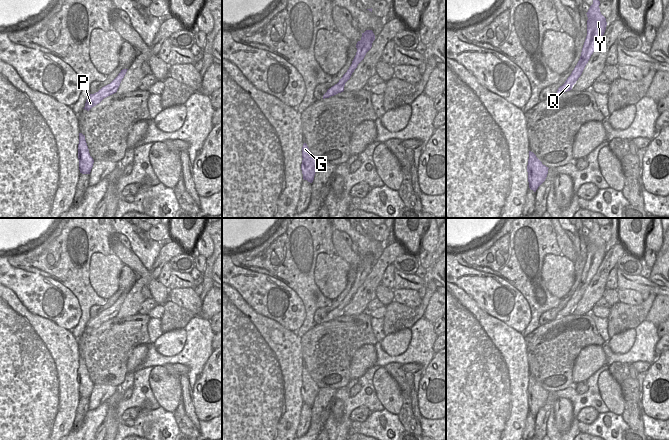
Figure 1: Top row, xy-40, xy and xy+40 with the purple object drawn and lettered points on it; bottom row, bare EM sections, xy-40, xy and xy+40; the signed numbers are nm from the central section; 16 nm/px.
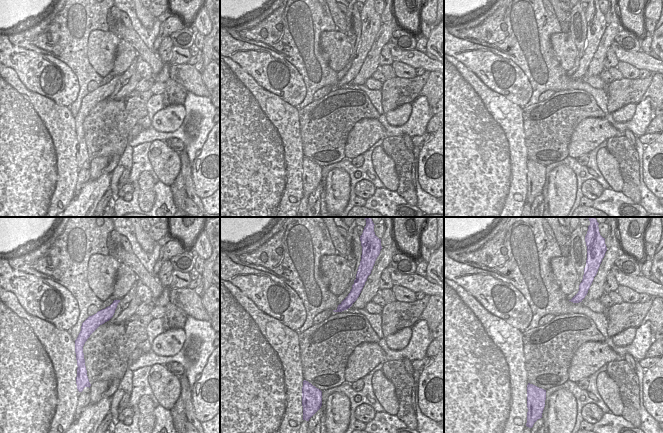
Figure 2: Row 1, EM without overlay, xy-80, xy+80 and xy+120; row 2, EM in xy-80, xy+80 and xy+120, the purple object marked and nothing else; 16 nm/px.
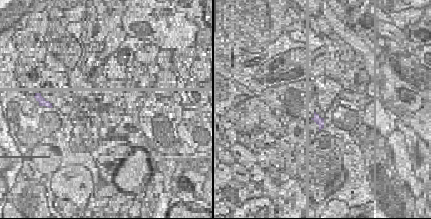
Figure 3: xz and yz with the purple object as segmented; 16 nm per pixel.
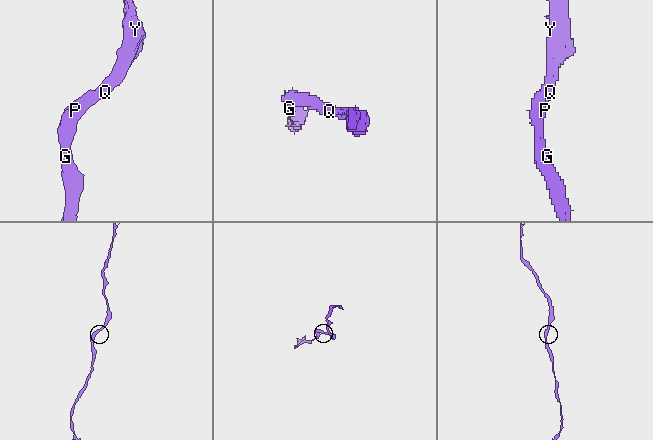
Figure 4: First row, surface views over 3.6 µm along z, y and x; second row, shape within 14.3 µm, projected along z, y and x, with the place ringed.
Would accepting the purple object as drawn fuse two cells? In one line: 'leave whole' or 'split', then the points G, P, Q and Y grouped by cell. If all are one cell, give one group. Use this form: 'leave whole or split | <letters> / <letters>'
leave whole | G P Q Y

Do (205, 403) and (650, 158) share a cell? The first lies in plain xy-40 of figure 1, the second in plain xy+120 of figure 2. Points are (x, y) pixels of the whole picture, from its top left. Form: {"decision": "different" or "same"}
{"decision": "same"}

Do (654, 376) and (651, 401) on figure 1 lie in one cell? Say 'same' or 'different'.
same

